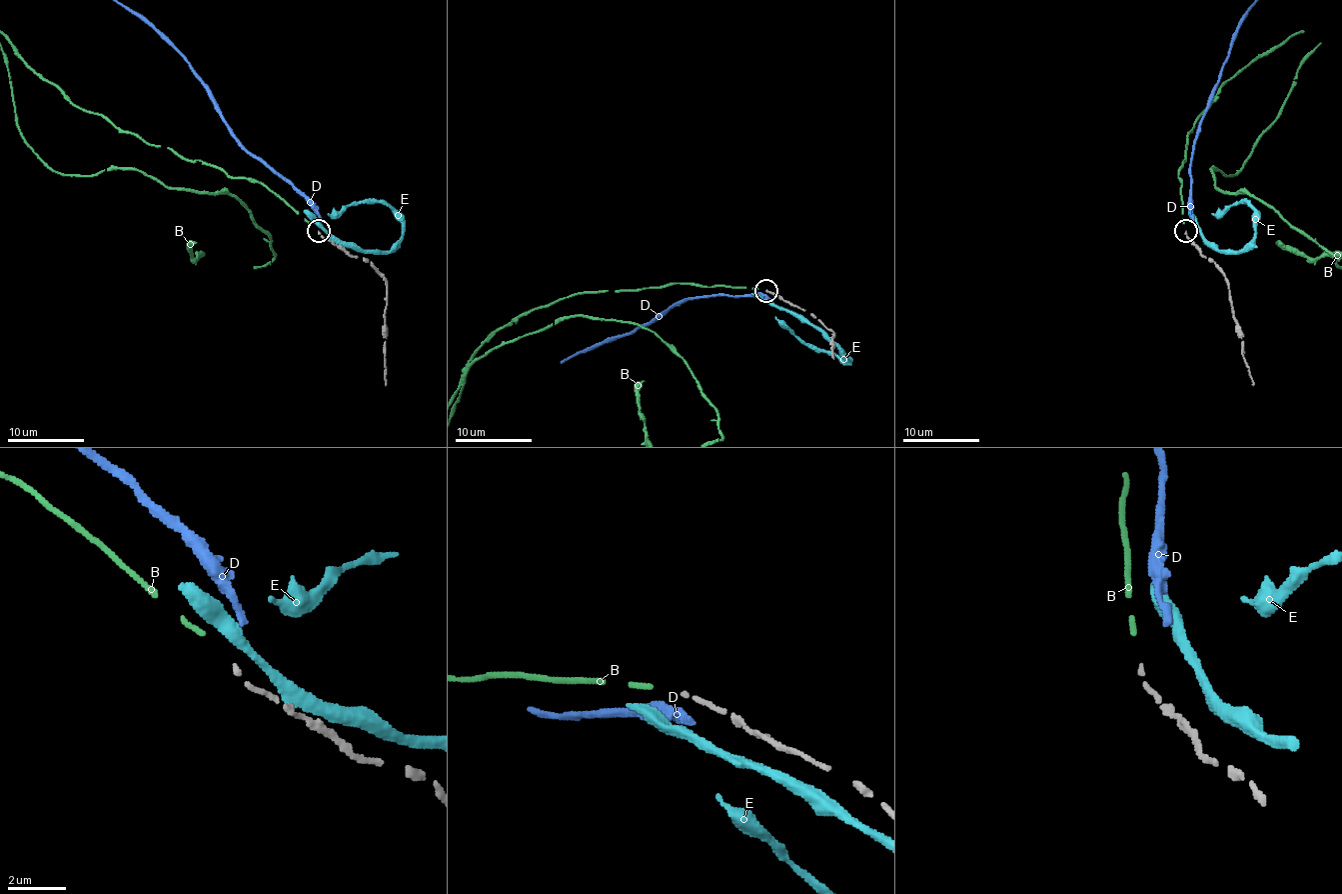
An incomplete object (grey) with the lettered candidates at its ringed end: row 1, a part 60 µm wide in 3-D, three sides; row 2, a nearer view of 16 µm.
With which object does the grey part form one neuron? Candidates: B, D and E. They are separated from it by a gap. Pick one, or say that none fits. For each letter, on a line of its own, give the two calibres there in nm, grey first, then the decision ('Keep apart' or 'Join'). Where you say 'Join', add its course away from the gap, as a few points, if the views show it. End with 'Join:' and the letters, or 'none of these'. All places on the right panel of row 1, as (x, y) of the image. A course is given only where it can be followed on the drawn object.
B: Thickness 110 nm (grey) against 170 nm. Join
D: Thickness 110 nm (grey) against 280 nm. Keep apart
E: Thickness 110 nm (grey) against 360 nm. Keep apart
Join: B

